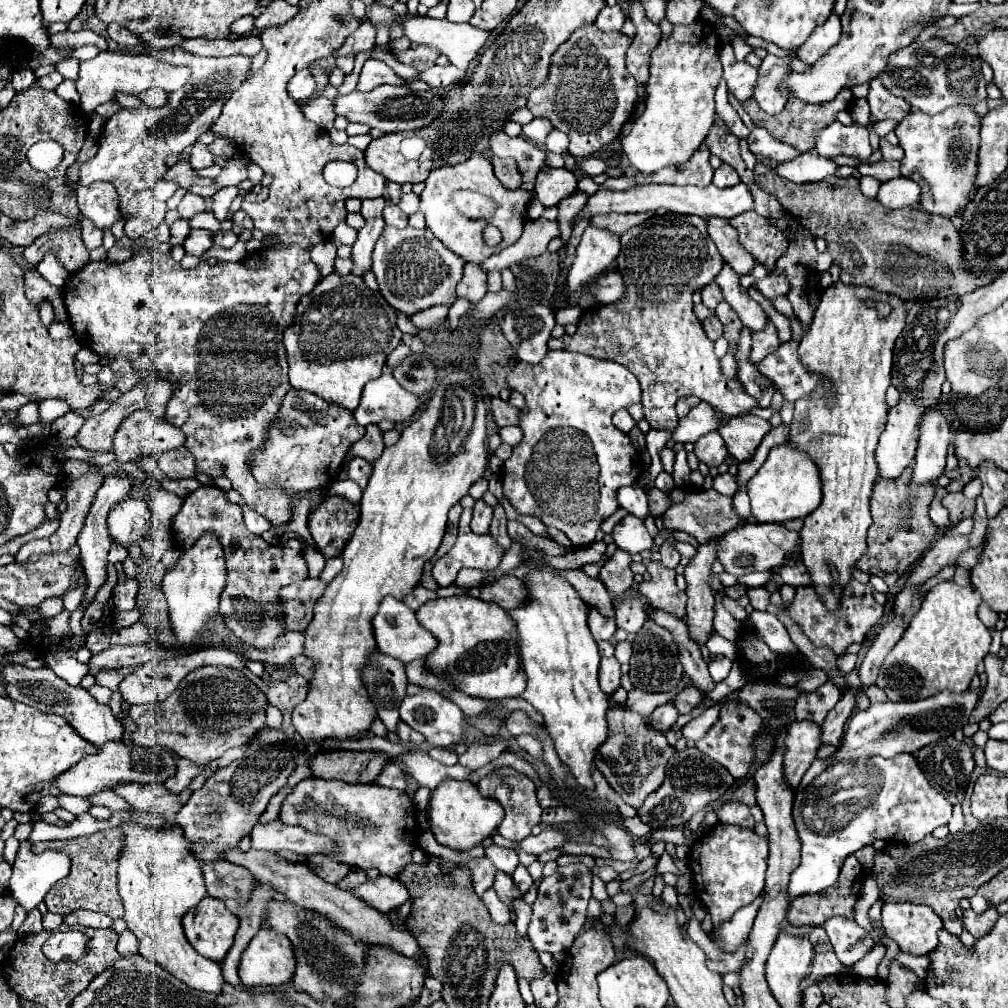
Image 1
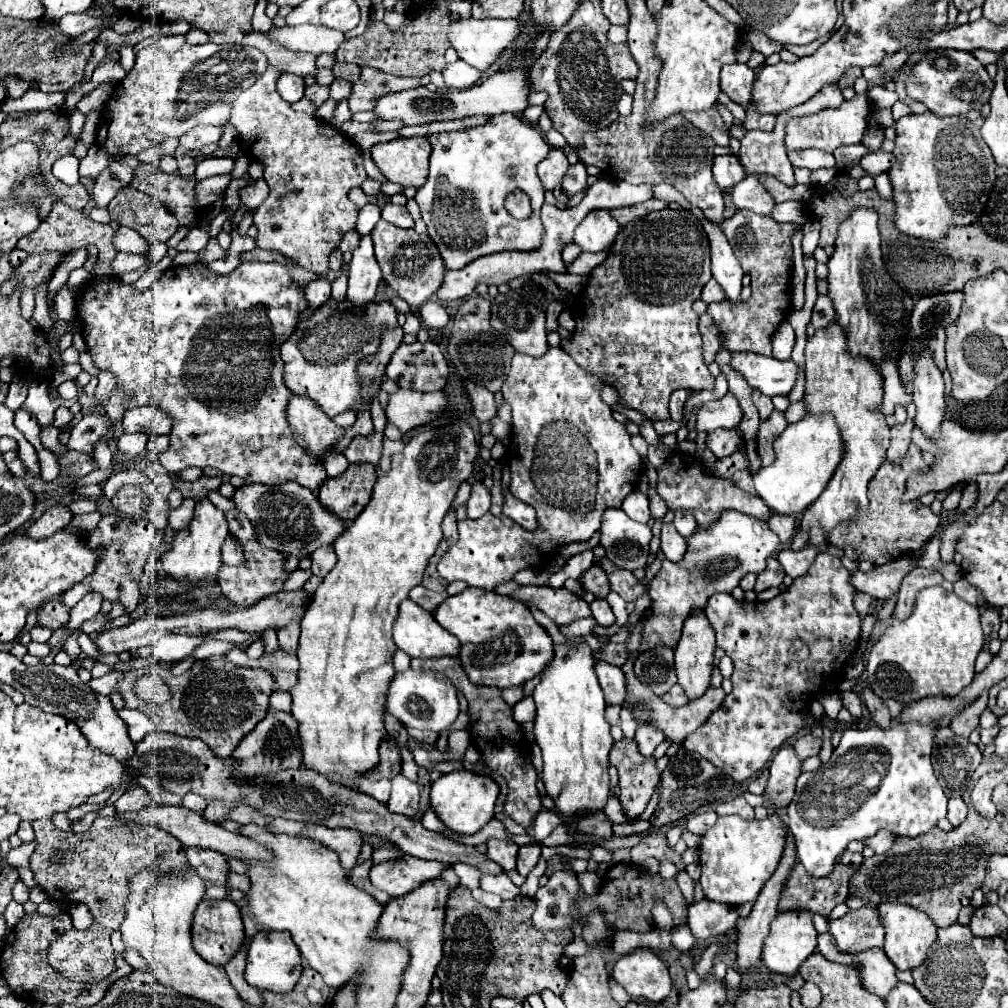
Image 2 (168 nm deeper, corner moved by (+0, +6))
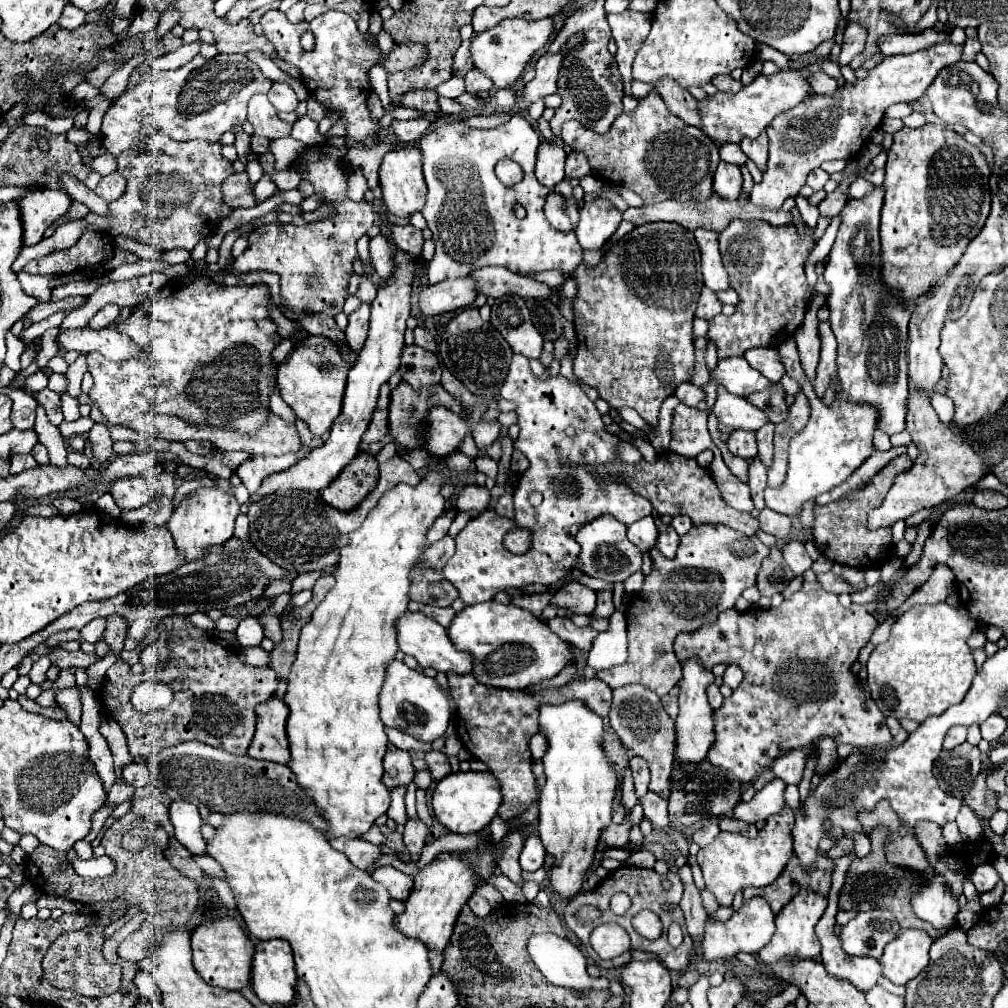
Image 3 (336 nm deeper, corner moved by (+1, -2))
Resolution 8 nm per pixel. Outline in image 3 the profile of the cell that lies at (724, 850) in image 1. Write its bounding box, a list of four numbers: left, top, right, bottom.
[697,808,795,906]

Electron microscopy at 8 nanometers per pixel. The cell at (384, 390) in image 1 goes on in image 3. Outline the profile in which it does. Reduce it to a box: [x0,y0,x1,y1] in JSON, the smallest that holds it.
[425,408,471,456]

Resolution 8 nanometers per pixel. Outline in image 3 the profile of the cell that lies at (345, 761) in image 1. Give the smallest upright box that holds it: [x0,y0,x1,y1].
[383,744,415,788]

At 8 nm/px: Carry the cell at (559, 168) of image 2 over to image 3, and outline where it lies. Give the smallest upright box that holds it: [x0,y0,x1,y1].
[535,142,567,188]

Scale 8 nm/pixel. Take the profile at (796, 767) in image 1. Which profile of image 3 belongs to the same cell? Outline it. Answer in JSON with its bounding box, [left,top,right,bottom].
[731,778,787,824]

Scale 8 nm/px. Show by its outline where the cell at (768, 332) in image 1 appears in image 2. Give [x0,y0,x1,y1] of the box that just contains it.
[708,210,796,354]

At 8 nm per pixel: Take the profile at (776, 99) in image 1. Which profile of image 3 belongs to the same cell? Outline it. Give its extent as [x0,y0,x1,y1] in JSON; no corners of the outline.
[741,132,769,172]

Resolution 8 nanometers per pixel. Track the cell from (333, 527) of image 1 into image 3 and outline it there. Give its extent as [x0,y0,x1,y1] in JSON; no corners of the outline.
[321,452,379,510]

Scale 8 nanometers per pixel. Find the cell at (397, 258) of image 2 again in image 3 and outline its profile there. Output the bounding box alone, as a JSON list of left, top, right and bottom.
[369,234,393,282]

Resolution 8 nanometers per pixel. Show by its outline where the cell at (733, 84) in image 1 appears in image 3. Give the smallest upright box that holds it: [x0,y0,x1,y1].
[711,74,743,94]

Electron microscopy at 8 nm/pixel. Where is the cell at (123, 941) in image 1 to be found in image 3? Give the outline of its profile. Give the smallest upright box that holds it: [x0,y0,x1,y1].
[135,970,161,1004]

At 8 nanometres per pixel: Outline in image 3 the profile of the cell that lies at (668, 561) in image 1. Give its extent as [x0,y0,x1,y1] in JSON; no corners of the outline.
[657,526,679,558]

